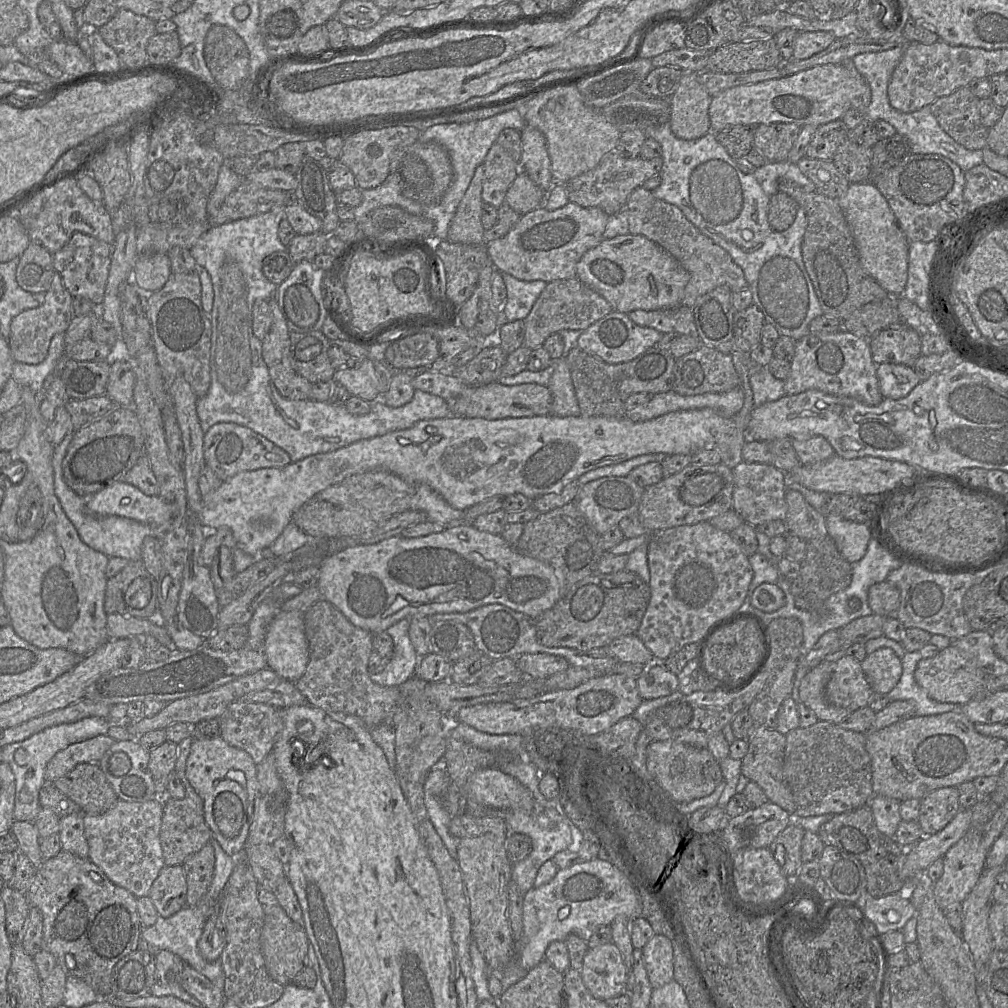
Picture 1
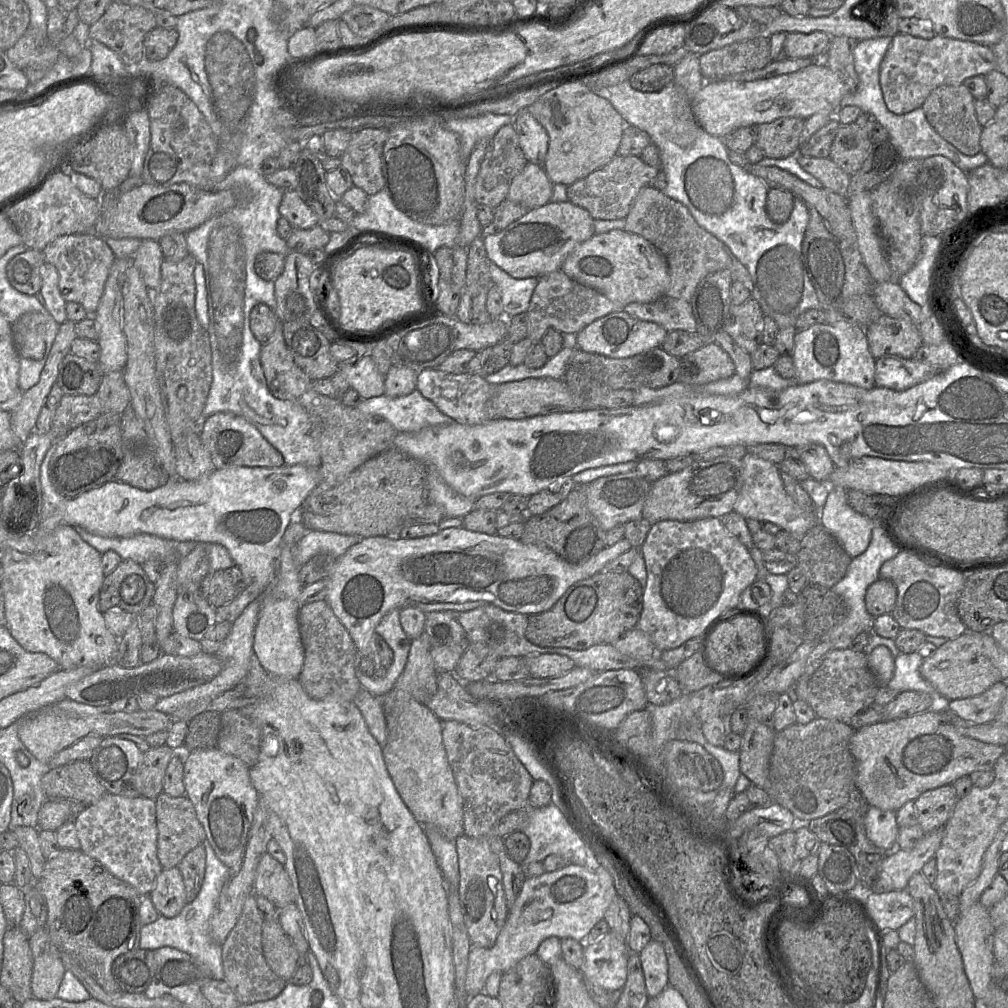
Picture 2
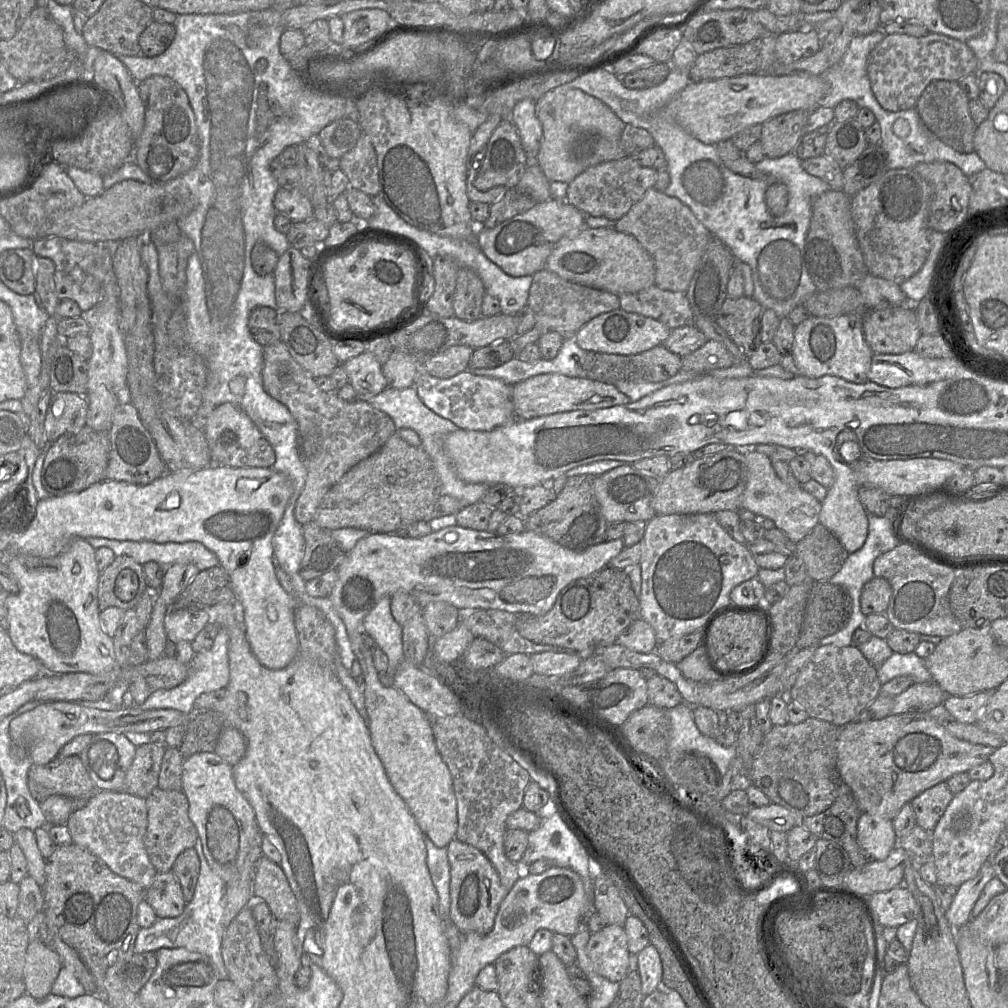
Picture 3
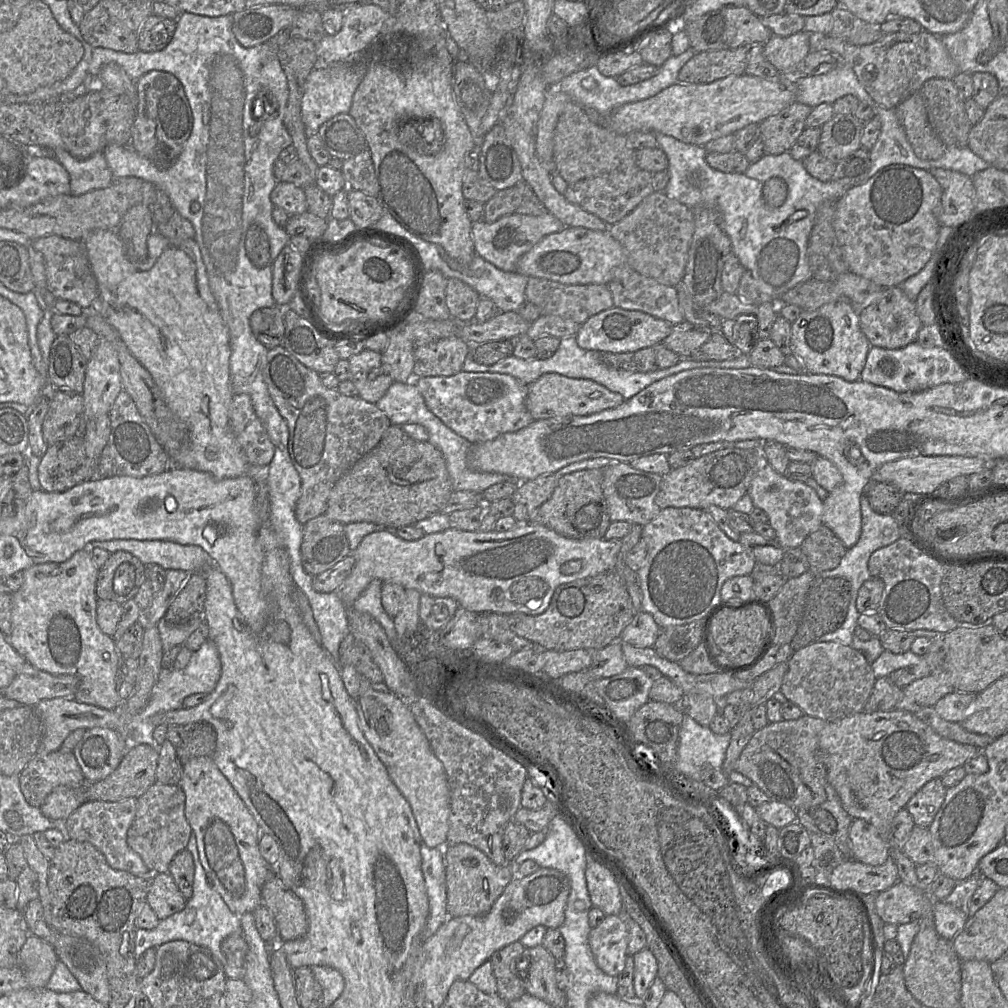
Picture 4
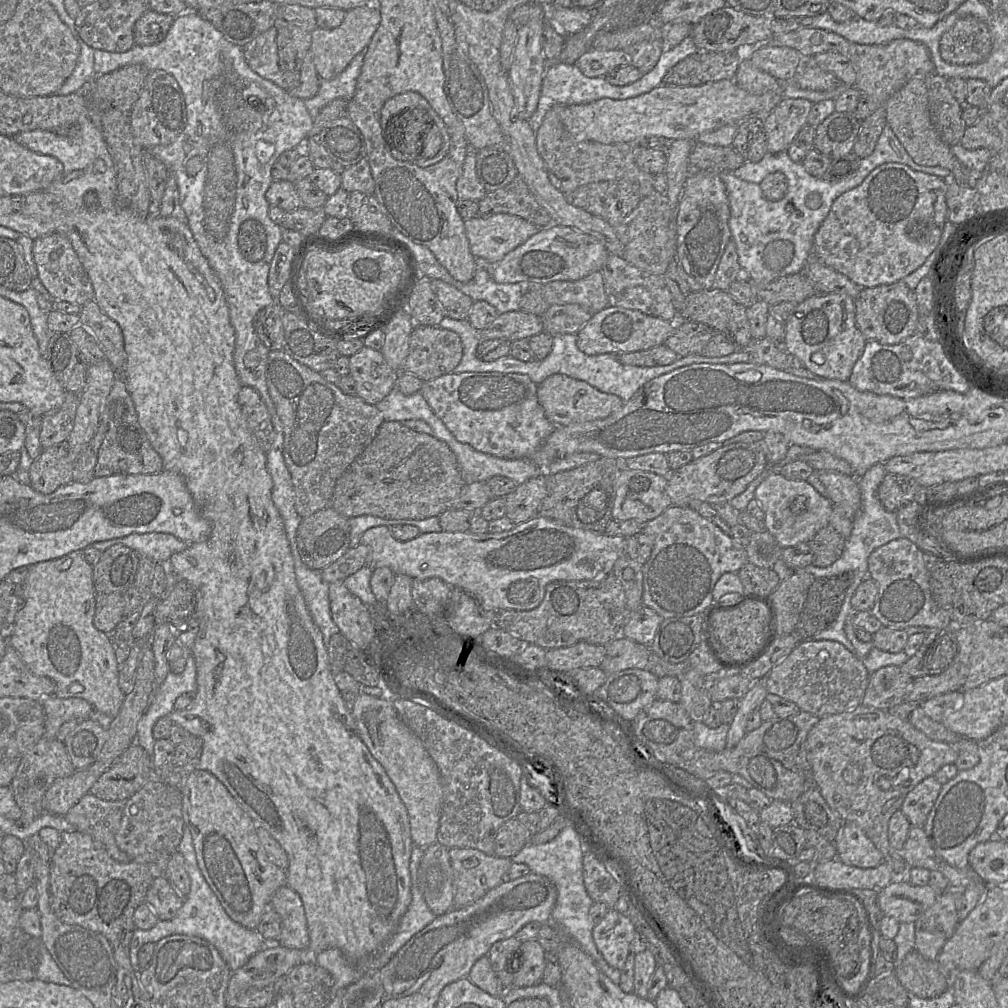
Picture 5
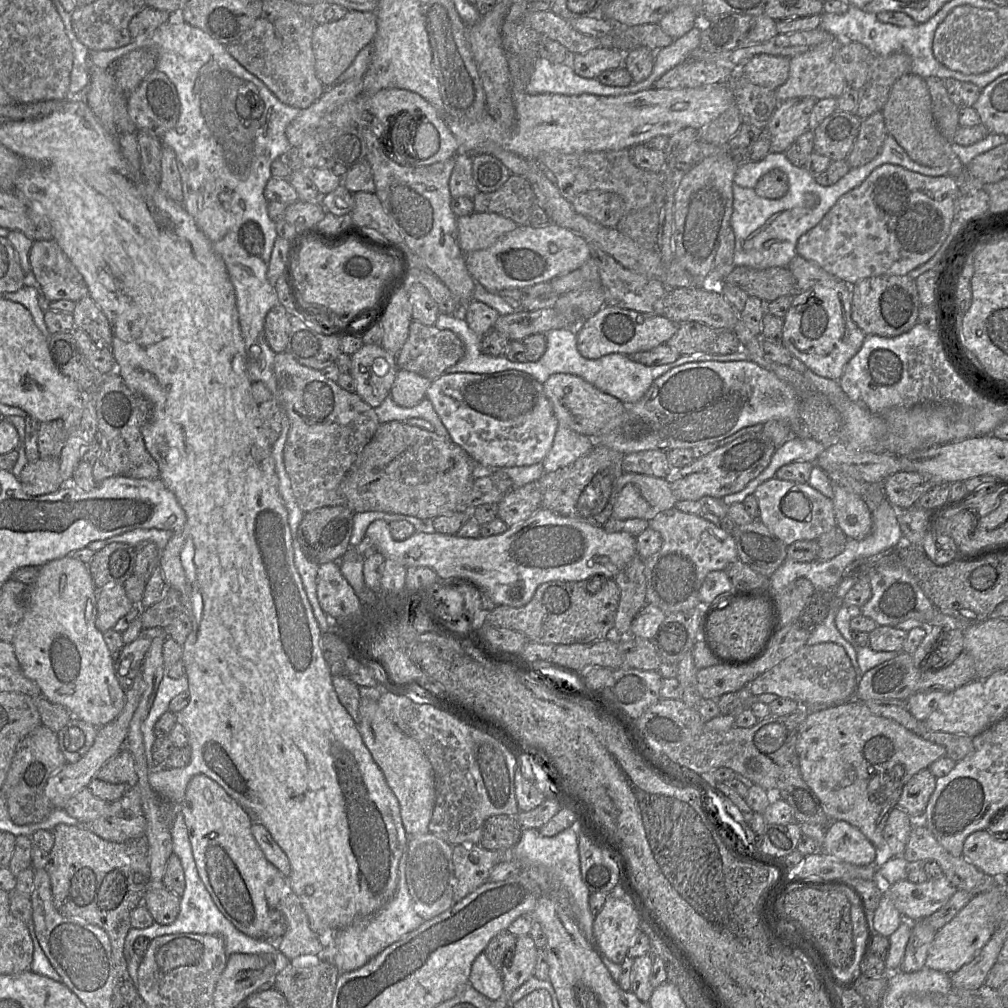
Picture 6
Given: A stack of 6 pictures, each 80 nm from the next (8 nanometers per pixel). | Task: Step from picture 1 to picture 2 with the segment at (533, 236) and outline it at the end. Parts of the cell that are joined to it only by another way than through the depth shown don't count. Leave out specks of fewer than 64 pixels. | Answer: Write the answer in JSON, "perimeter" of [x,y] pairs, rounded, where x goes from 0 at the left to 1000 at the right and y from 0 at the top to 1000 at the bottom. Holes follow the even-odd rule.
{"perimeter":[[[565,199],[527,207],[497,230],[479,237],[487,260],[511,277],[536,276],[556,269],[562,256],[573,243],[590,232],[589,217],[579,206]]]}

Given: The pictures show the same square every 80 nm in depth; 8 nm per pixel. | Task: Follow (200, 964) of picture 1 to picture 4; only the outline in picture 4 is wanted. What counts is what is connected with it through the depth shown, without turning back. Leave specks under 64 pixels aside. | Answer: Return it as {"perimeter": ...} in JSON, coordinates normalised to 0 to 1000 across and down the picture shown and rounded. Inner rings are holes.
{"perimeter":[[[191,825],[188,829],[185,843],[190,847],[193,858],[191,887],[187,893],[185,893],[182,903],[167,911],[159,913],[158,917],[153,922],[145,923],[137,921],[135,923],[133,940],[134,950],[136,951],[148,940],[156,940],[168,934],[183,933],[207,941],[221,957],[225,970],[240,971],[243,967],[243,959],[234,959],[233,957],[227,956],[219,940],[220,934],[225,929],[240,922],[238,909],[231,906],[226,901],[220,890],[207,876],[197,853],[194,829]]]}

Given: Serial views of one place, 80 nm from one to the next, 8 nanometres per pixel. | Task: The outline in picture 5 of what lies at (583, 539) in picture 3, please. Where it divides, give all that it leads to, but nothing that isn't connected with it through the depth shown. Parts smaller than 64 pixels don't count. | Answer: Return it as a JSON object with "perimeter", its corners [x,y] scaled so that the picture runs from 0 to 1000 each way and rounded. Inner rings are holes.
{"perimeter":[[[595,453],[591,457],[553,469],[541,470],[543,490],[539,495],[534,512],[556,518],[562,522],[600,529],[608,516],[610,479],[616,465],[616,457]]]}

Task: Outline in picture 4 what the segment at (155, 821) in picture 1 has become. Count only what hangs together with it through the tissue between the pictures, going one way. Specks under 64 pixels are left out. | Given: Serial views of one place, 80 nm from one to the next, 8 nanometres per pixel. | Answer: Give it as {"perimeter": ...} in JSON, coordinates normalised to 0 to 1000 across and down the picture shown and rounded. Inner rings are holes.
{"perimeter":[[[124,792],[115,796],[84,795],[64,814],[66,831],[85,834],[96,841],[106,856],[114,863],[126,864],[134,869],[151,873],[151,865],[141,851],[126,836],[127,823],[136,806],[136,792]]]}

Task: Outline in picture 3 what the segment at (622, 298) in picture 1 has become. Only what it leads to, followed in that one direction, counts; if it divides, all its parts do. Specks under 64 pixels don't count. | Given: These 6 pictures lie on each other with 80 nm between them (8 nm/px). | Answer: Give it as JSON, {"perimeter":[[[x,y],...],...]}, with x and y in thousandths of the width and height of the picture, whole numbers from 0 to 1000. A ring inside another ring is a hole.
{"perimeter":[[[578,225],[570,232],[562,233],[551,243],[541,267],[561,278],[612,294],[650,283],[650,262],[644,251],[630,235],[613,230],[609,225]]]}

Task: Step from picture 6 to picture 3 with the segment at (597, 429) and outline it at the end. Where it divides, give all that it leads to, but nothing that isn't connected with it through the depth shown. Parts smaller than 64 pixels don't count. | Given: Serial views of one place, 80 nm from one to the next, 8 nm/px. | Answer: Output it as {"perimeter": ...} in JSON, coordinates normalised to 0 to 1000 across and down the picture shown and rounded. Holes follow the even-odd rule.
{"perimeter":[[[544,370],[529,373],[508,383],[508,399],[513,417],[570,407],[591,407],[622,401],[625,396],[608,381],[575,374]]]}

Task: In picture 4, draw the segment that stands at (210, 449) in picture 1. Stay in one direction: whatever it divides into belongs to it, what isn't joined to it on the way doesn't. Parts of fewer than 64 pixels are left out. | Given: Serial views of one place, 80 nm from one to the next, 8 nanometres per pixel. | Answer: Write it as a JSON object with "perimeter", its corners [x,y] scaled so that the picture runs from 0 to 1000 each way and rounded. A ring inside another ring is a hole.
{"perimeter":[[[246,391],[232,392],[227,404],[227,421],[247,460],[266,462],[273,442],[254,412]]]}

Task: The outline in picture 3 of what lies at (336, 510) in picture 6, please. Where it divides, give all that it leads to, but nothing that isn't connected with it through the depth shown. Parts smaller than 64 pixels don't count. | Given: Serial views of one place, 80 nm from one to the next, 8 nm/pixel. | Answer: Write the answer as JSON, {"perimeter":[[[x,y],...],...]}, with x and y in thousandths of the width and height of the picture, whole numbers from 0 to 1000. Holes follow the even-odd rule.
{"perimeter":[[[312,517],[301,521],[302,551],[298,559],[297,569],[306,577],[327,565],[334,564],[341,555],[342,549],[336,539],[329,533],[328,526],[317,523]]]}

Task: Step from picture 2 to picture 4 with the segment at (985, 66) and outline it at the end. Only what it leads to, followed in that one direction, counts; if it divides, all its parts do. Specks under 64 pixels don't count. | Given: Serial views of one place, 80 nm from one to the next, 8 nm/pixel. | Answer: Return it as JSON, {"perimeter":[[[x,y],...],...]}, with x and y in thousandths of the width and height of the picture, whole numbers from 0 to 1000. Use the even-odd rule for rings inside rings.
{"perimeter":[[[918,30],[909,34],[877,34],[873,40],[854,46],[824,34],[806,32],[803,33],[803,46],[805,51],[822,51],[832,56],[833,62],[842,63],[867,100],[879,108],[888,108],[896,99],[913,90],[916,83],[924,77],[944,79],[951,72],[950,65],[937,47],[933,36]]]}

